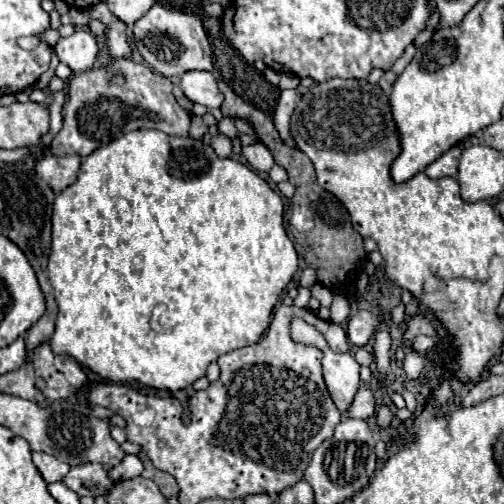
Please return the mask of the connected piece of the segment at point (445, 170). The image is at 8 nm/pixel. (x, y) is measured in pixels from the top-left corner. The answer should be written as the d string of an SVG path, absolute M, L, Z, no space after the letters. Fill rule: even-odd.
M452 147L448 149L442 157L438 157L434 163L430 163L424 173L430 177L430 179L442 179L442 177L456 177L458 173L458 159L460 159L460 149L458 147Z

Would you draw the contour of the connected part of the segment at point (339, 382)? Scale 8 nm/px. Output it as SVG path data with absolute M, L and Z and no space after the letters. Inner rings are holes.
M326 351L322 359L322 369L334 405L340 409L342 415L346 415L360 387L360 365L350 353L336 355L332 351Z

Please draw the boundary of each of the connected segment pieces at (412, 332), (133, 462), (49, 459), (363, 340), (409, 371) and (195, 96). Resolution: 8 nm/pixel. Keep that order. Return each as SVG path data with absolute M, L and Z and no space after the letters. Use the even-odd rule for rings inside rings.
M416 315L414 319L408 321L408 329L404 331L404 341L406 345L412 345L412 339L416 335L434 335L436 333L436 321L426 315Z
M126 455L122 463L116 465L110 473L112 473L112 479L132 479L132 477L138 477L142 469L144 469L142 461L136 455Z
M32 453L32 461L38 467L38 471L40 471L40 475L44 477L46 483L62 481L66 477L66 473L70 471L68 463L62 463L48 453Z
M356 311L348 319L346 335L358 347L366 345L374 337L374 331L376 331L376 323L374 323L374 317L372 317L370 311Z
M408 351L406 353L406 359L402 361L402 367L404 367L404 371L406 371L406 375L410 379L418 379L422 375L424 361L422 361L422 357L416 351Z
M188 71L182 75L180 89L192 103L206 105L208 109L216 109L222 103L222 93L218 91L216 77L210 71Z

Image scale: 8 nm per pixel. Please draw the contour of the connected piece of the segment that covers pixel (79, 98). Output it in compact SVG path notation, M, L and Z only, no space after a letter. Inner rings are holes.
M126 57L116 59L106 67L72 75L68 81L68 99L64 103L62 113L64 113L64 125L62 125L60 133L50 143L50 153L54 153L54 155L76 153L80 157L88 157L96 149L100 149L100 147L112 143L114 139L120 139L124 133L130 133L136 129L158 129L158 131L172 135L172 137L188 137L188 131L190 131L190 115L174 99L172 81L168 77L152 71L150 67L146 67L142 63L134 63L132 59L126 59ZM112 75L122 75L124 81L114 83Z

